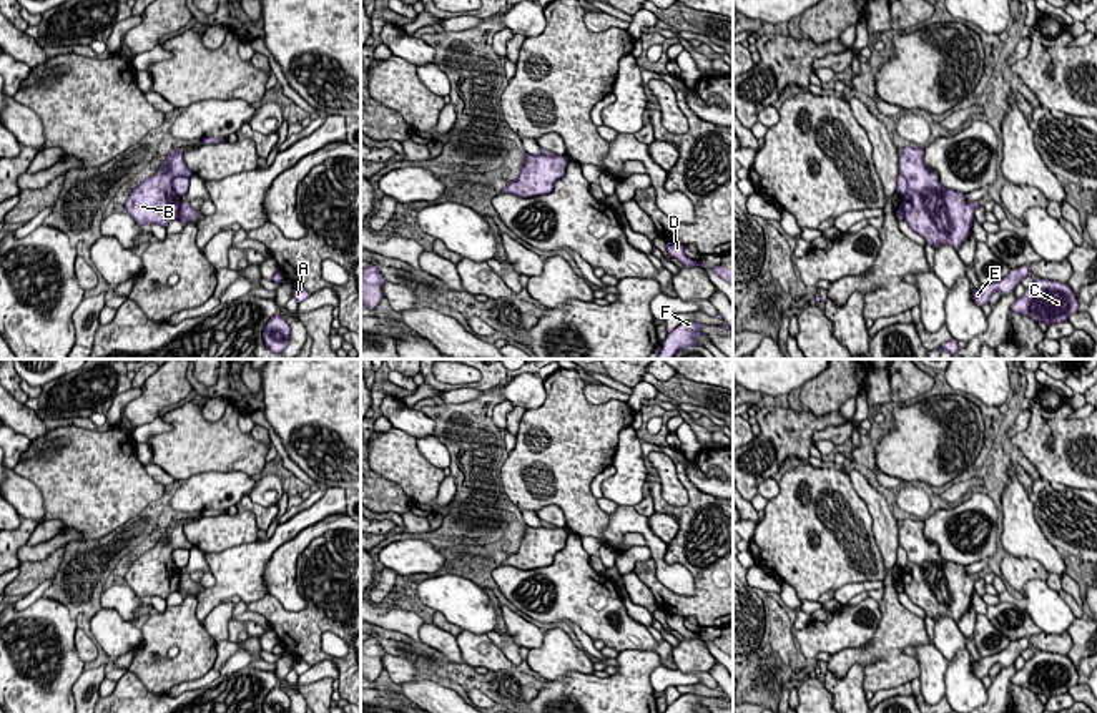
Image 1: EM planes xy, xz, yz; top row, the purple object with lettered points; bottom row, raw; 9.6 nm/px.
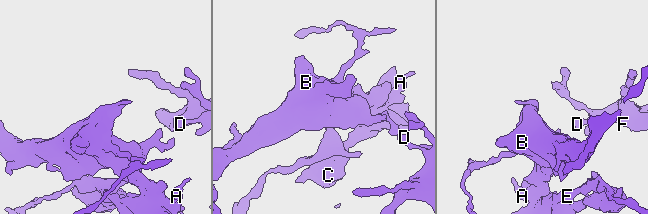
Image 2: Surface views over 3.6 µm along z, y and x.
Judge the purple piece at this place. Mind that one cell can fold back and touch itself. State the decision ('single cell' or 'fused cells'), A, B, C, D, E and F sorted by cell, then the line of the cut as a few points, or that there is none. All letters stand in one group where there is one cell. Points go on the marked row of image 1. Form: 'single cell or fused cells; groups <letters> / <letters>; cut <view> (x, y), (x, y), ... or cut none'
fused cells; groups A B C D F / E; cut xy (185, 175), (178, 175), (173, 180), (173, 190), (178, 196)

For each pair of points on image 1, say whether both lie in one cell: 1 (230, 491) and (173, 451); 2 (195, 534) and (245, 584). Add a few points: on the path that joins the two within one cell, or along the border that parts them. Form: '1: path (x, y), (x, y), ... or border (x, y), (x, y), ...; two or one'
1: border (245, 472), (205, 471), (180, 482); two
2: border (251, 542), (205, 554); two

